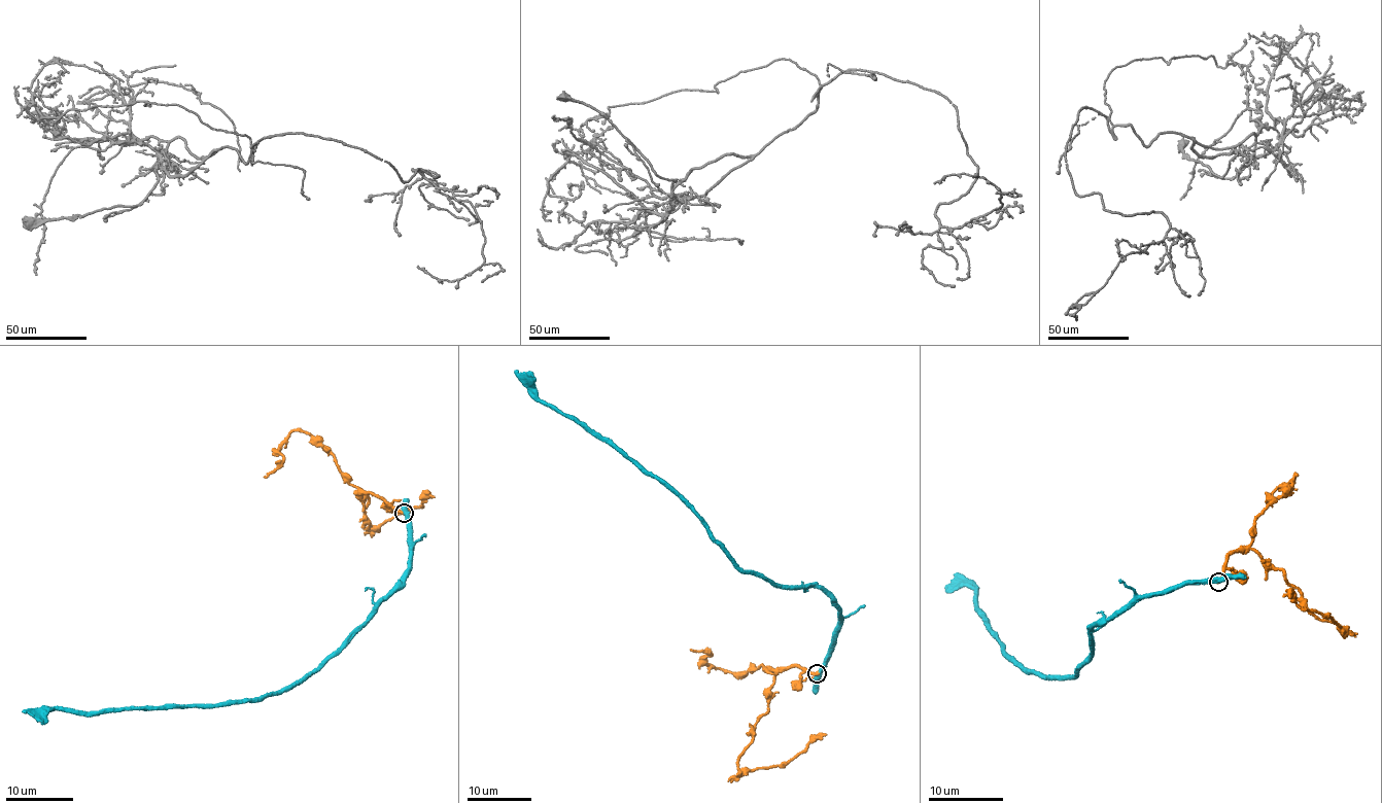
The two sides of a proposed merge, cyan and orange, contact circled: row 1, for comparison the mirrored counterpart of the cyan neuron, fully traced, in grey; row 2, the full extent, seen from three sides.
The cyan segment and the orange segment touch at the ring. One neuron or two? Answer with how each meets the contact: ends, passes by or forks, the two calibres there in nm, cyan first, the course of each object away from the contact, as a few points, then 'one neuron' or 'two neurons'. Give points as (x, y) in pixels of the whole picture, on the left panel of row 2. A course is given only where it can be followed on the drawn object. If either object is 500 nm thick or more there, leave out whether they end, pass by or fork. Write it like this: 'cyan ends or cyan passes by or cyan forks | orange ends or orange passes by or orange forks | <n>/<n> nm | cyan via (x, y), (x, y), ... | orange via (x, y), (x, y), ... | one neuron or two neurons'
cyan passes by | orange ends | 480/300 nm | cyan via (404, 514), (410, 556), (401, 583), (352, 638), (298, 684), (270, 695), (203, 705), (23, 710) | orange via (404, 514), (360, 489), (368, 498), (364, 510), (370, 529), (434, 496) | two neurons

